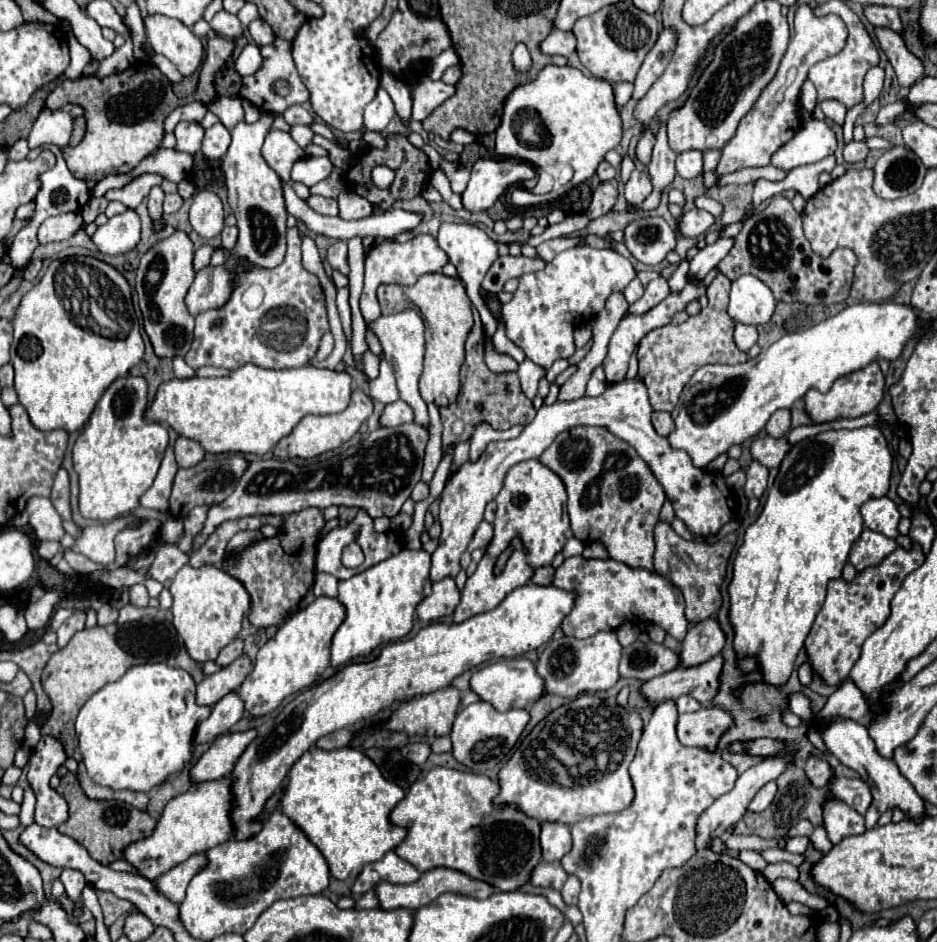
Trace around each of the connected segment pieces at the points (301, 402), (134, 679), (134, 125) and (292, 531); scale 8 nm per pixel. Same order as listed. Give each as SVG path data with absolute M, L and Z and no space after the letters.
M245 364L237 370L204 366L193 378L173 378L159 386L145 418L171 426L179 436L197 440L207 452L267 454L307 414L335 414L349 406L353 376L343 370L299 366L289 370L267 370Z
M148 662L129 668L125 676L103 686L79 710L75 730L89 778L95 784L113 790L149 792L153 786L163 784L173 772L183 770L191 758L195 728L209 716L209 712L211 708L195 704L195 682L185 670L172 668L165 662Z
M135 62L127 70L105 78L77 78L61 82L45 100L47 108L61 108L67 102L81 104L85 108L87 132L77 146L63 148L67 168L75 178L101 180L109 174L127 174L143 158L151 156L163 140L165 118L183 104L173 90L165 74L157 66L147 62Z
M305 508L297 514L285 516L285 534L275 538L265 538L261 542L251 544L239 556L229 558L223 562L223 568L243 582L251 596L251 624L259 628L283 624L287 614L297 610L301 598L313 586L315 576L315 546L319 540L319 530L323 528L325 520L321 510Z

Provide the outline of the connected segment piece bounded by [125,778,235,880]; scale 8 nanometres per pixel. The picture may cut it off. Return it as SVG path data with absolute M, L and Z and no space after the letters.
M221 778L213 782L199 784L197 790L189 790L177 798L173 798L165 810L161 820L157 822L157 828L153 836L143 838L139 842L133 842L125 848L125 860L131 862L141 876L155 880L157 876L165 874L173 866L185 862L189 856L205 852L225 840L231 840L235 836L231 810L233 810L233 792L231 792L233 780Z

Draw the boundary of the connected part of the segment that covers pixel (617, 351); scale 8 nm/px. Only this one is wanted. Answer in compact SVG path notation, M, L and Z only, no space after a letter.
M687 284L681 292L669 292L669 296L667 296L663 302L659 302L655 308L651 308L649 312L645 312L645 314L641 314L641 316L625 314L623 320L619 322L617 330L615 330L613 336L611 336L609 352L607 352L605 360L603 360L603 368L605 368L605 374L607 374L607 382L609 382L609 384L615 384L615 382L621 382L621 380L625 378L625 372L627 372L627 366L629 366L629 356L633 354L635 346L641 342L641 338L643 338L645 334L649 334L649 332L655 330L655 328L661 328L661 326L669 324L675 312L685 310L685 306L687 306L691 300L697 300L697 298L703 296L705 292L707 292L707 286L693 286L693 284Z

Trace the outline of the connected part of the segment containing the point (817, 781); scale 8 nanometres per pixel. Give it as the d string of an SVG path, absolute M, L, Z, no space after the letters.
M809 756L809 760L805 762L805 772L807 772L809 780L813 782L813 786L817 786L817 788L825 786L829 782L829 778L833 776L833 770L831 770L829 762L819 760L815 756Z

